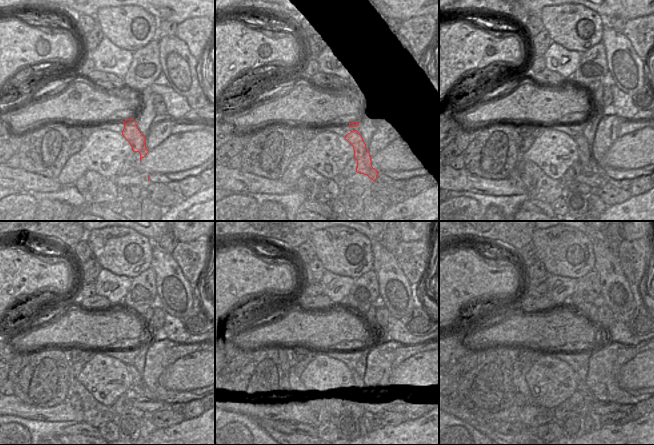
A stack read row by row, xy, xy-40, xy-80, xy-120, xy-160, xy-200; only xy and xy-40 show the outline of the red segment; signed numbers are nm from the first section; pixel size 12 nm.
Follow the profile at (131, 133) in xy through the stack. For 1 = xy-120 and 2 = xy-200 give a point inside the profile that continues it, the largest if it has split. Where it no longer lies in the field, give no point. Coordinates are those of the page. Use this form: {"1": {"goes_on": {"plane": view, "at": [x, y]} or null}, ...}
{"1": {"goes_on": {"plane": "xy-120", "at": [138, 386]}}, "2": {"goes_on": {"plane": "xy-200", "at": [582, 388]}}}

